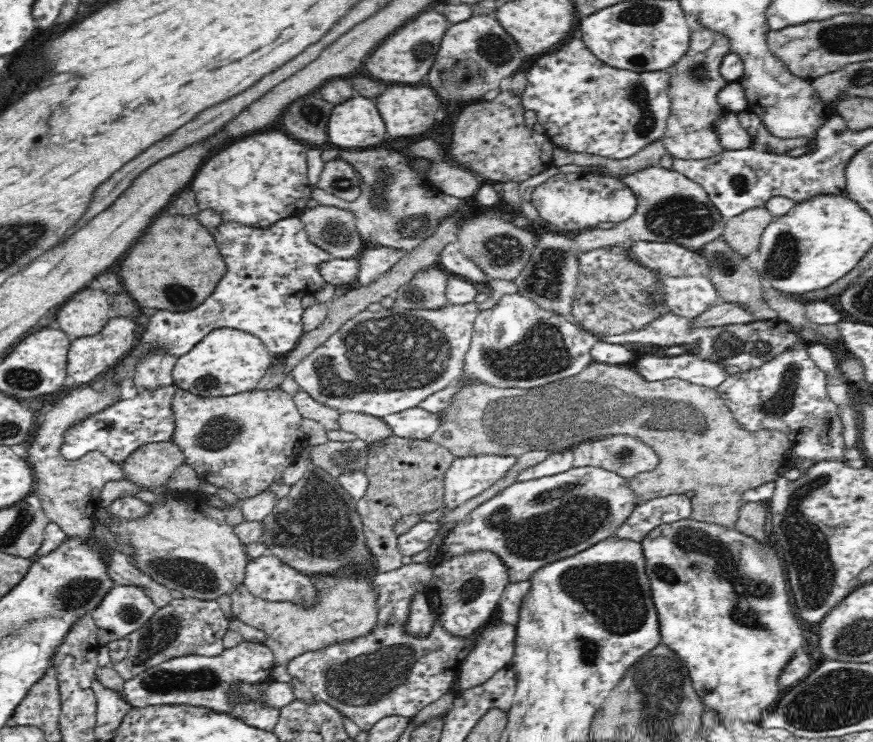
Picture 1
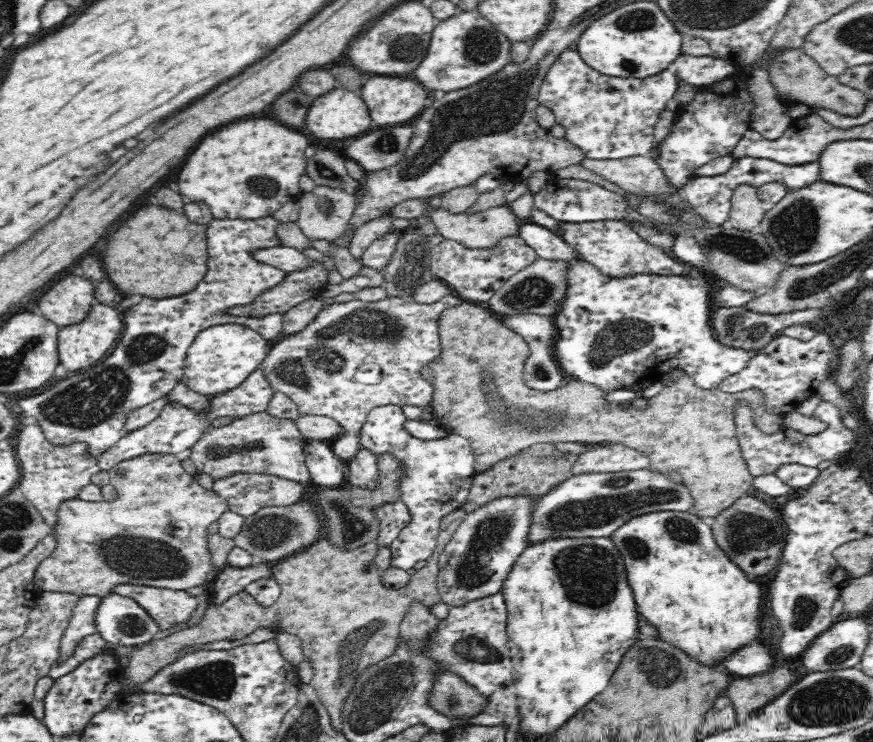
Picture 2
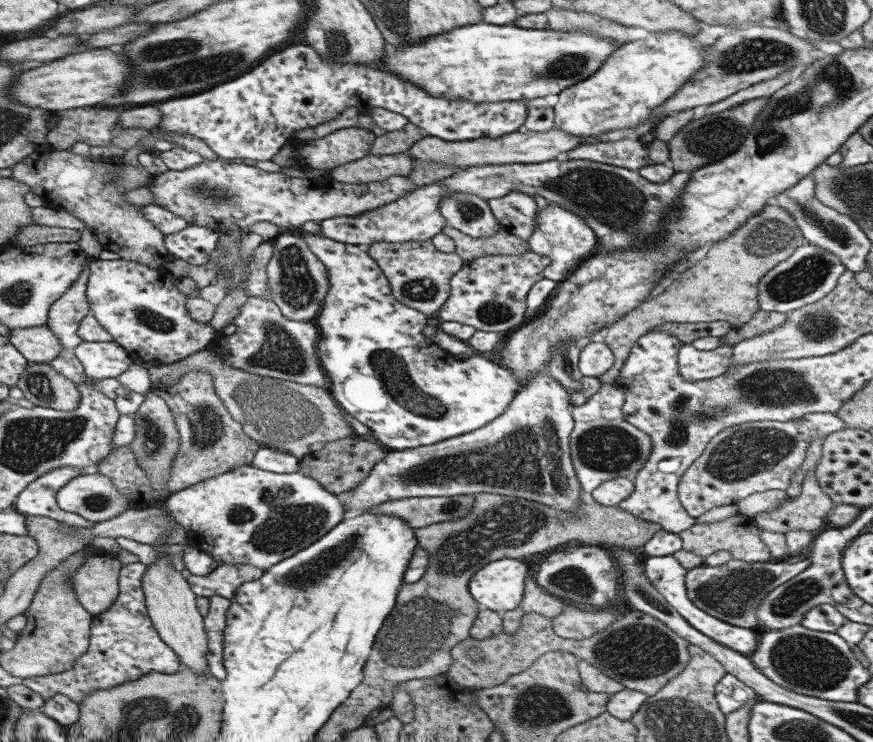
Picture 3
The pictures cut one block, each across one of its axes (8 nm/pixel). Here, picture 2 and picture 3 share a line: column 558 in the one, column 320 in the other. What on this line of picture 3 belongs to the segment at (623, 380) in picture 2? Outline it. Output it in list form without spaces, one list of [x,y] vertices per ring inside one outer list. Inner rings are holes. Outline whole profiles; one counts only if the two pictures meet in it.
[[[304,232],[310,250],[324,263],[329,289],[314,323],[320,331],[317,357],[330,380],[329,391],[337,405],[372,431],[371,440],[387,450],[404,450],[436,443],[478,430],[504,414],[521,390],[506,368],[474,355],[459,359],[423,333],[428,315],[404,306],[393,297],[389,280],[378,263],[359,245],[344,244]]]

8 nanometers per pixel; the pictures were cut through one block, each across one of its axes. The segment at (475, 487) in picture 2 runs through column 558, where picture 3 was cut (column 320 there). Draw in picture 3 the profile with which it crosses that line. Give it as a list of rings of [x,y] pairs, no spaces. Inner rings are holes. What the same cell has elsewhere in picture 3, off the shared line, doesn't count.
[[[346,438],[328,442],[321,450],[309,452],[300,458],[300,472],[315,478],[326,490],[338,495],[356,488],[372,471],[378,461],[384,459],[387,449],[370,438]]]

